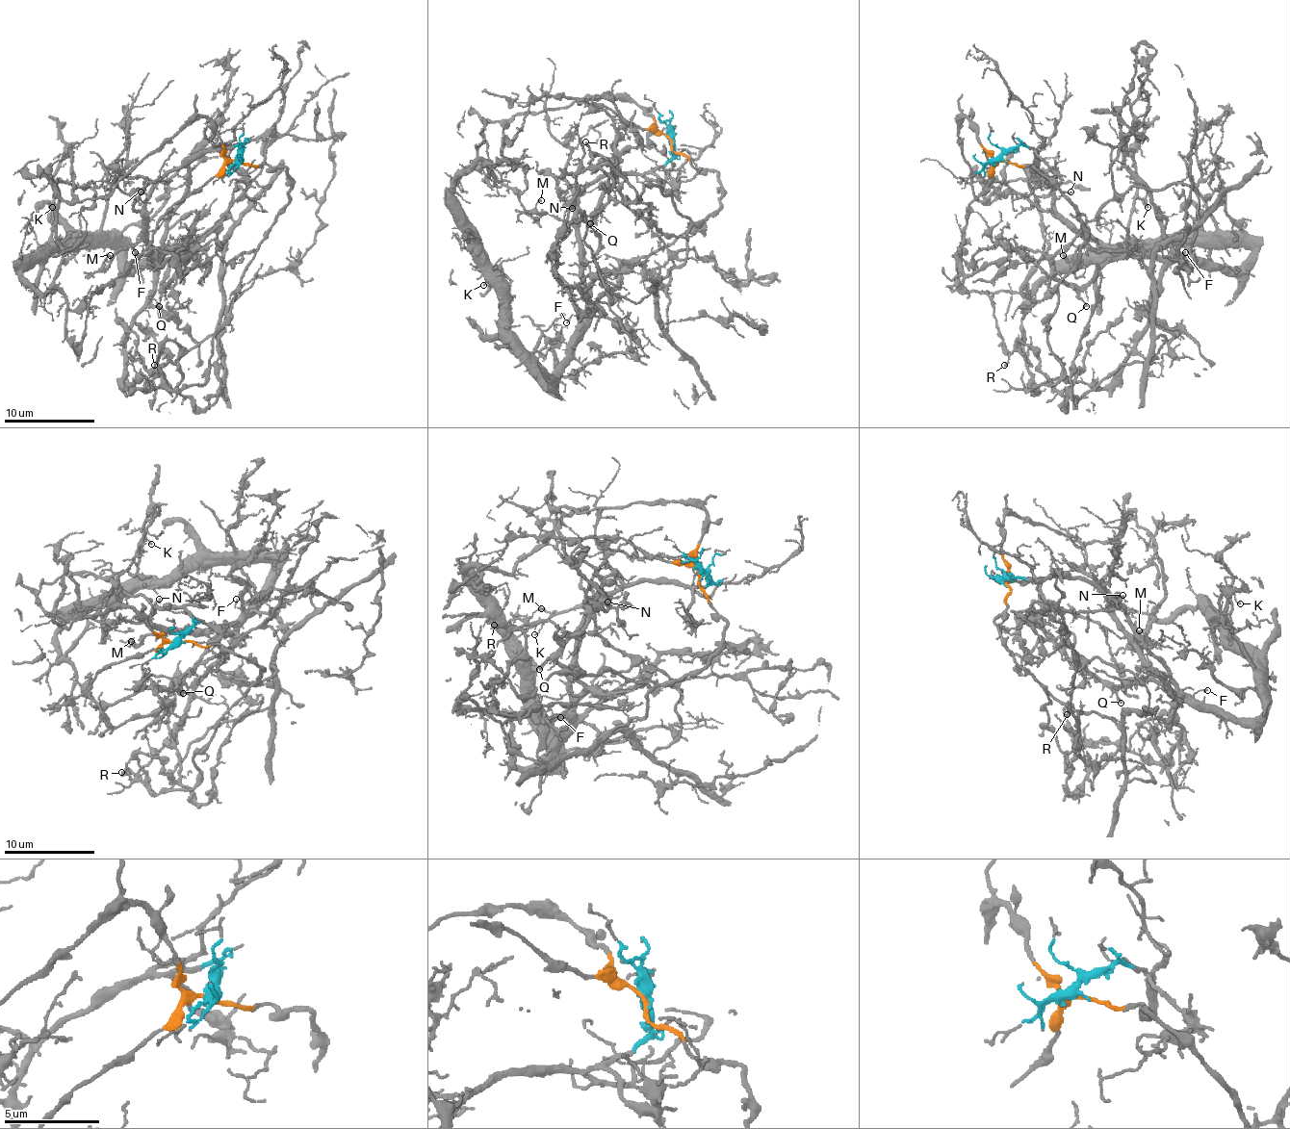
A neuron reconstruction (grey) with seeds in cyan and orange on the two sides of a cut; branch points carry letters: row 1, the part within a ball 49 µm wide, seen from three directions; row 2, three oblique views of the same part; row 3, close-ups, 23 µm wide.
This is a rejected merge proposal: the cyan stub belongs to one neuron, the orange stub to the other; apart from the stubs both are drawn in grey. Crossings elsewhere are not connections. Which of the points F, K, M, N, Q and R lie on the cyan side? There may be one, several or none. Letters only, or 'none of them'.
F, K, M, N, Q

